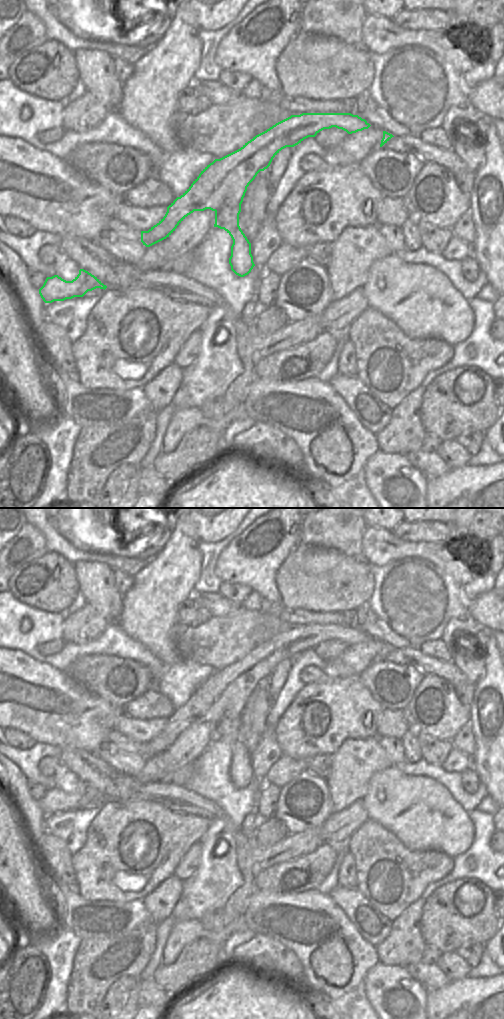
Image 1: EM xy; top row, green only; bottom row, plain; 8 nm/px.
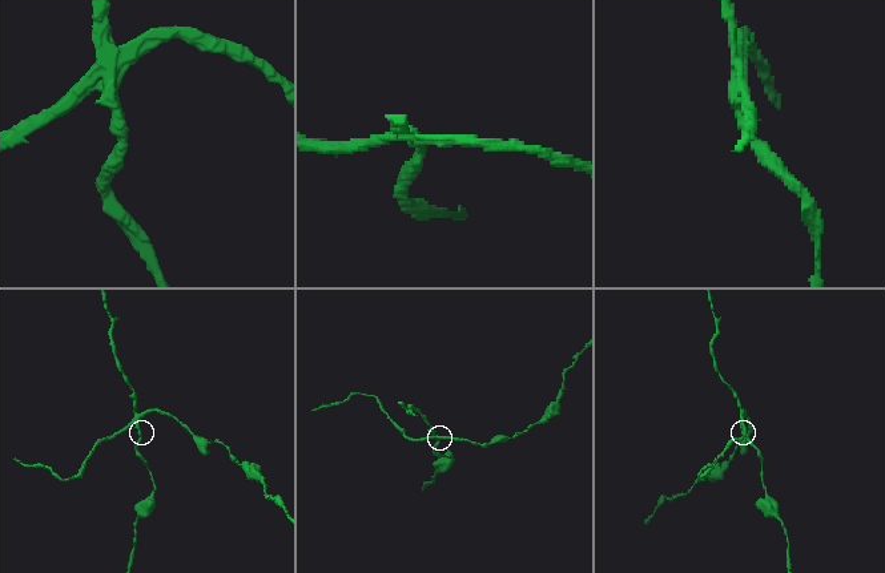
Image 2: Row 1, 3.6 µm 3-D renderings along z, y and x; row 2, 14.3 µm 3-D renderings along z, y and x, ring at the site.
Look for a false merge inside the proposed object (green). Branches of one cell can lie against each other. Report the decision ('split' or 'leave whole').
split

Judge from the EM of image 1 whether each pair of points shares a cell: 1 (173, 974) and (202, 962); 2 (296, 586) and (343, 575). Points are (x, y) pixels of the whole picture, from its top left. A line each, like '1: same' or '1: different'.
1: same
2: same

